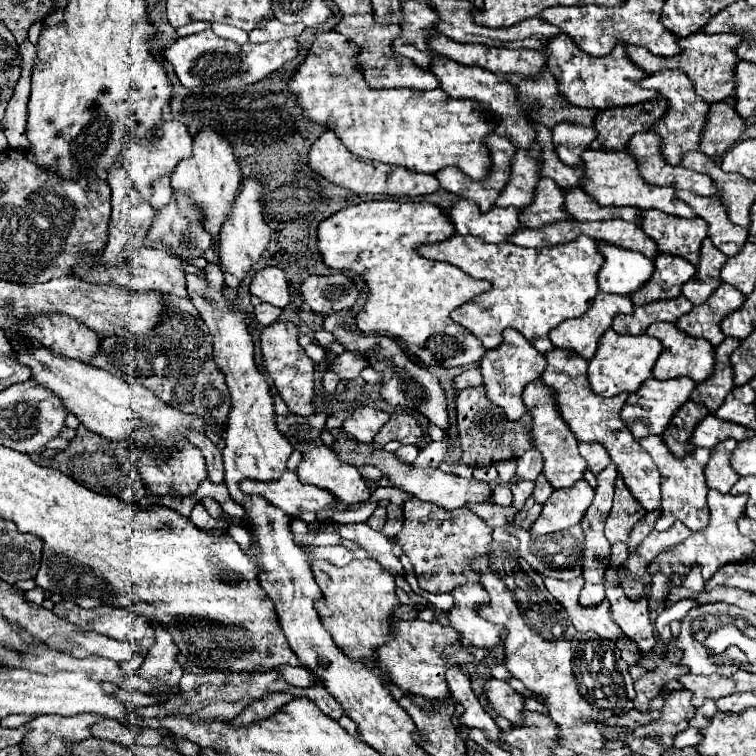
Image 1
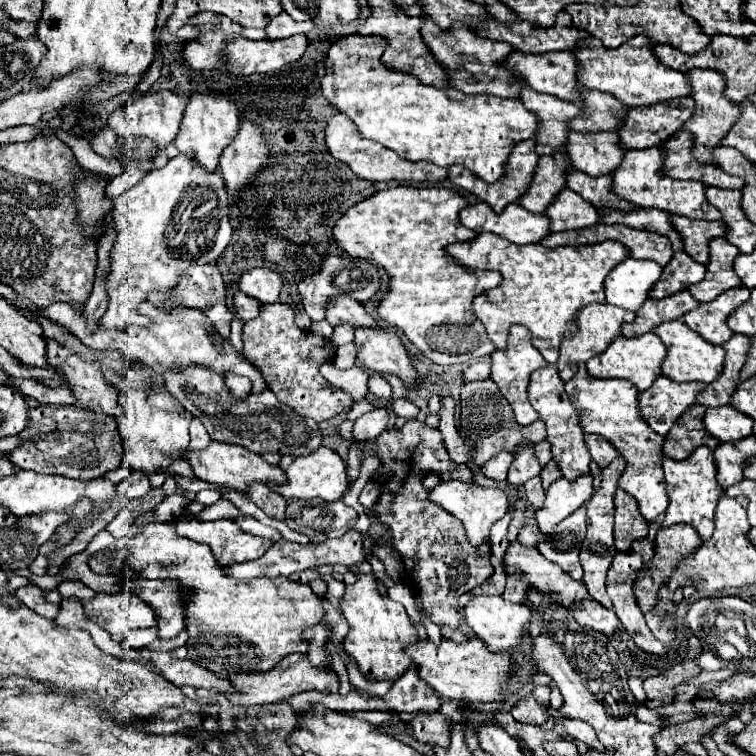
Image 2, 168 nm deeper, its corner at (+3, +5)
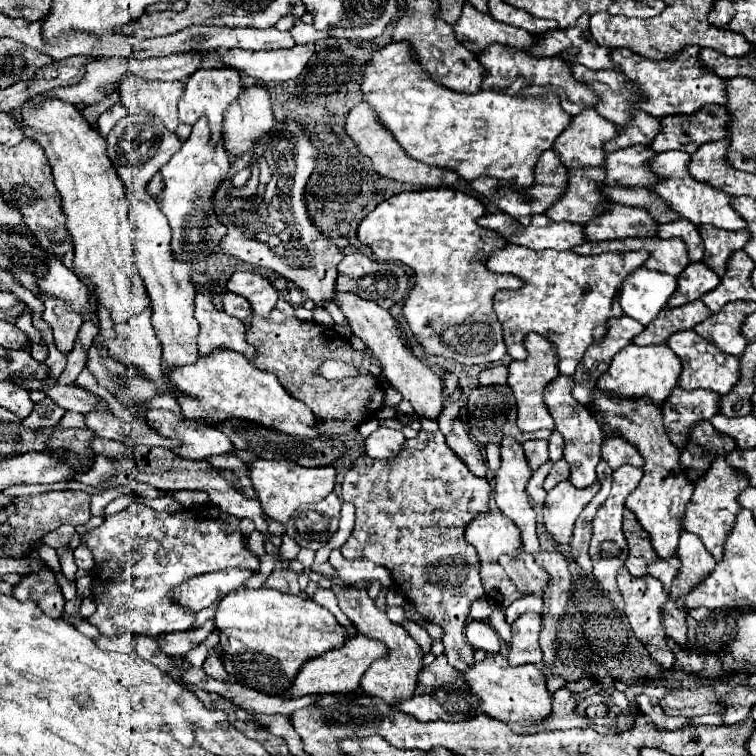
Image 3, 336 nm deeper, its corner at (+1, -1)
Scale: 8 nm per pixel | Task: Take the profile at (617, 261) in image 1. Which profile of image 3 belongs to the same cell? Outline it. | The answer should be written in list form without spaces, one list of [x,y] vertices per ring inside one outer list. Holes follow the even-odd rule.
[[[639,266],[621,284],[619,302],[623,314],[635,318],[641,324],[649,324],[667,304],[675,288],[677,280],[673,276]]]

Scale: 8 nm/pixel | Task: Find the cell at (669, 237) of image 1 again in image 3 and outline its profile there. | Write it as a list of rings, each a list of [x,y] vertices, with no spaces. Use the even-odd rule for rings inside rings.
[[[697,226],[699,236],[705,246],[703,262],[717,274],[723,276],[725,264],[731,256],[731,252],[743,248],[743,244],[749,240],[747,230],[723,230],[715,226]]]

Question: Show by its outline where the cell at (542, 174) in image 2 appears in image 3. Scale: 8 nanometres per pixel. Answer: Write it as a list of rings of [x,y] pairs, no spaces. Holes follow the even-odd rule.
[[[577,168],[567,172],[567,186],[563,196],[545,210],[545,216],[553,222],[577,222],[585,224],[591,216],[605,210],[607,200],[599,192],[603,184],[601,168]]]

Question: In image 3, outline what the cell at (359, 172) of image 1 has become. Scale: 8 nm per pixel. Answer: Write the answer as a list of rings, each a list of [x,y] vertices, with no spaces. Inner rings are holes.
[[[363,102],[349,112],[349,116],[345,120],[345,134],[353,140],[353,144],[359,148],[359,152],[373,162],[373,170],[385,178],[399,180],[405,184],[429,186],[429,188],[451,186],[459,178],[459,176],[455,176],[455,172],[443,172],[443,168],[431,168],[427,164],[419,164],[417,160],[411,160],[403,150],[399,150],[399,144],[395,144],[395,138],[389,132],[383,132],[383,128],[379,128],[379,120],[375,120],[375,116],[371,116],[371,110]]]

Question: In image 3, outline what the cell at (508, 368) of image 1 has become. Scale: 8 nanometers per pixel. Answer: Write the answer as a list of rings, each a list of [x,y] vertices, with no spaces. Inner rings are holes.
[[[539,334],[527,336],[523,340],[523,346],[527,350],[527,358],[525,360],[513,360],[509,364],[509,378],[507,378],[507,384],[511,386],[515,402],[517,402],[517,426],[519,426],[521,432],[535,432],[535,430],[541,430],[541,428],[553,430],[555,428],[553,418],[547,412],[547,406],[543,404],[541,396],[543,396],[543,388],[555,376],[559,376],[555,350],[553,350],[551,342],[547,338],[543,338],[543,336],[539,336]]]

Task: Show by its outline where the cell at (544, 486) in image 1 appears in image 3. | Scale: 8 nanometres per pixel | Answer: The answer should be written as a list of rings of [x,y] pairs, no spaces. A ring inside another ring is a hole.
[[[559,460],[559,462],[555,462],[553,464],[553,468],[551,468],[551,472],[549,472],[549,476],[545,478],[545,490],[551,490],[555,484],[559,484],[559,482],[563,482],[563,480],[567,480],[569,478],[569,468],[567,468],[567,462],[565,460]]]

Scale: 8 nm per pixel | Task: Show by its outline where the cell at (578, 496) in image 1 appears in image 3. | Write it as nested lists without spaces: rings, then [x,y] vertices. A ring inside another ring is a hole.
[[[565,480],[547,492],[543,508],[543,524],[557,544],[569,544],[577,516],[599,492],[599,488],[601,484],[595,482],[589,488],[577,490],[569,480]]]

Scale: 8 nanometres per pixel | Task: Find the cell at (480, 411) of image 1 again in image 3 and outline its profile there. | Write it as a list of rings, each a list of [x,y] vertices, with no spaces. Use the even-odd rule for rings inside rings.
[[[507,384],[503,386],[477,386],[467,400],[467,424],[469,424],[469,432],[475,444],[479,446],[487,446],[487,444],[501,444],[501,440],[505,436],[515,438],[519,444],[527,442],[527,440],[547,440],[551,436],[551,432],[533,432],[533,434],[523,434],[517,430],[517,408],[515,408],[515,398],[513,392]]]

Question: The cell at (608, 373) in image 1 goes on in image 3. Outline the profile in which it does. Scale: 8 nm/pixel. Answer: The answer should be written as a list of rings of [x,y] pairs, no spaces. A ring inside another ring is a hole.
[[[629,344],[627,348],[619,350],[607,372],[599,376],[597,388],[611,390],[617,396],[647,396],[655,404],[663,404],[667,400],[669,392],[677,386],[677,378],[681,372],[681,360],[675,356],[675,352],[667,344],[655,344],[655,346],[635,346]]]

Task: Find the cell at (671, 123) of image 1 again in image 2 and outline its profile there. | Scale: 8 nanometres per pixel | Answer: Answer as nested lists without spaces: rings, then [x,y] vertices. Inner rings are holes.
[[[691,70],[687,72],[687,76],[691,78],[691,86],[693,86],[693,100],[697,104],[695,114],[689,118],[689,122],[685,124],[685,130],[695,134],[695,146],[693,146],[693,156],[701,162],[701,164],[713,164],[713,146],[721,146],[721,138],[725,138],[725,134],[733,128],[733,122],[737,122],[739,118],[739,104],[729,102],[725,98],[725,76],[717,70]]]

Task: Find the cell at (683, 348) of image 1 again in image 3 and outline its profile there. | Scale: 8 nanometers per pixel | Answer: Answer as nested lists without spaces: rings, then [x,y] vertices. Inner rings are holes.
[[[683,330],[683,332],[675,332],[675,336],[669,336],[667,346],[679,356],[681,360],[681,374],[679,374],[679,386],[683,390],[697,390],[697,388],[705,388],[705,390],[713,390],[717,394],[727,394],[735,382],[739,380],[739,358],[725,354],[717,350],[713,344],[709,344],[707,340],[703,340],[699,334],[695,334],[693,330]]]

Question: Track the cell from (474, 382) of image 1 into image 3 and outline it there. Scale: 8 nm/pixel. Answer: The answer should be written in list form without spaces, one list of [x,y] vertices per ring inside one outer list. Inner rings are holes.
[[[497,364],[481,370],[479,374],[479,384],[505,384],[507,382],[507,366]]]

